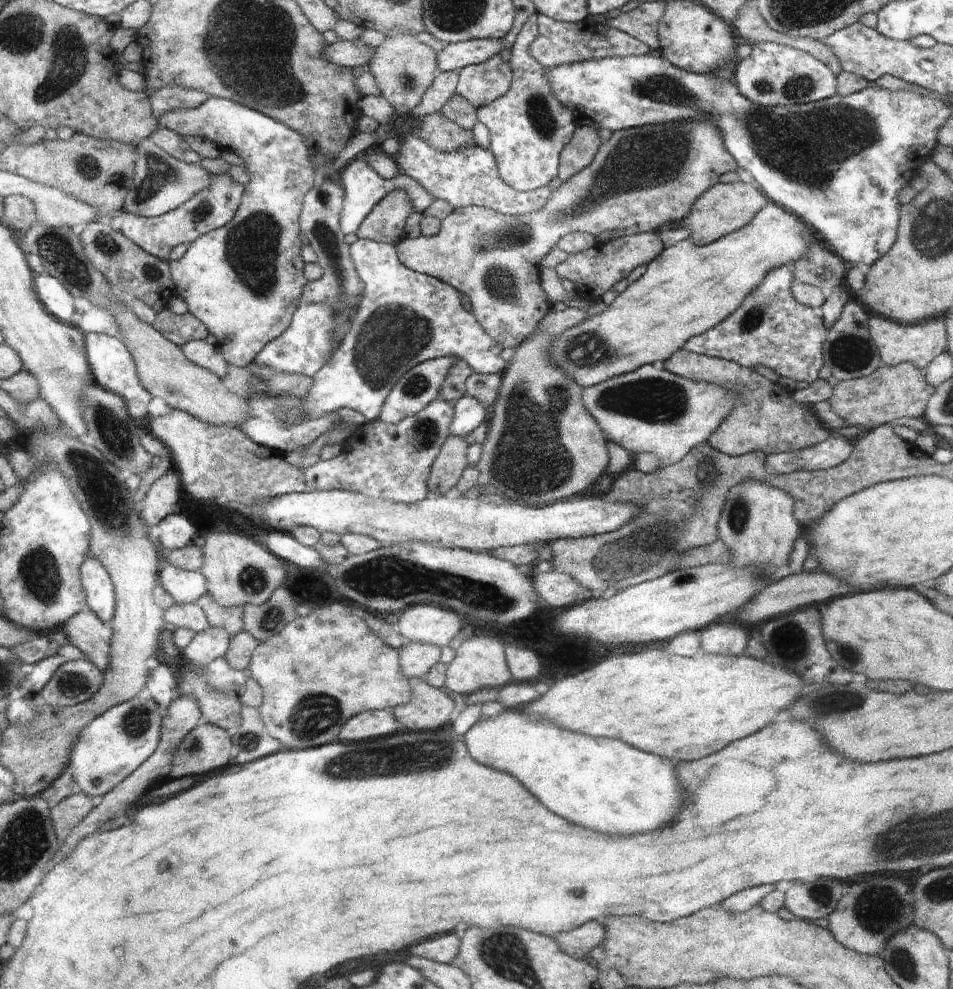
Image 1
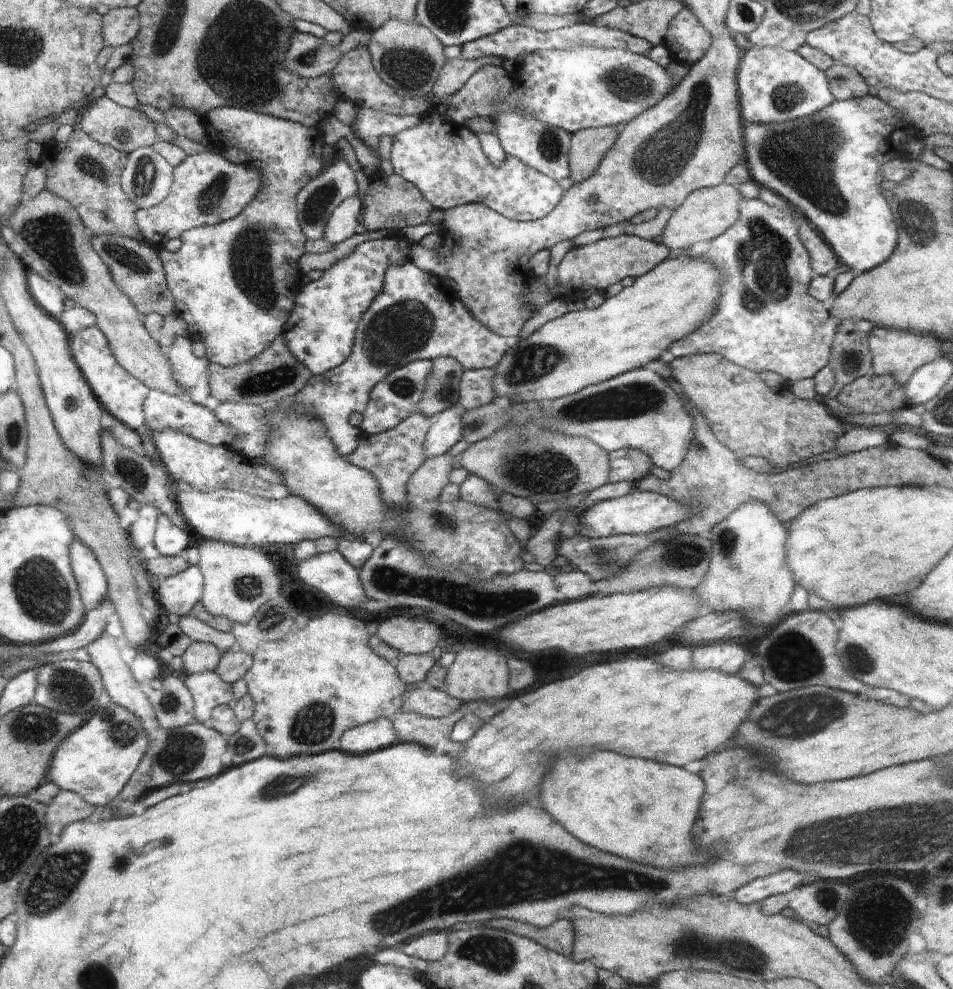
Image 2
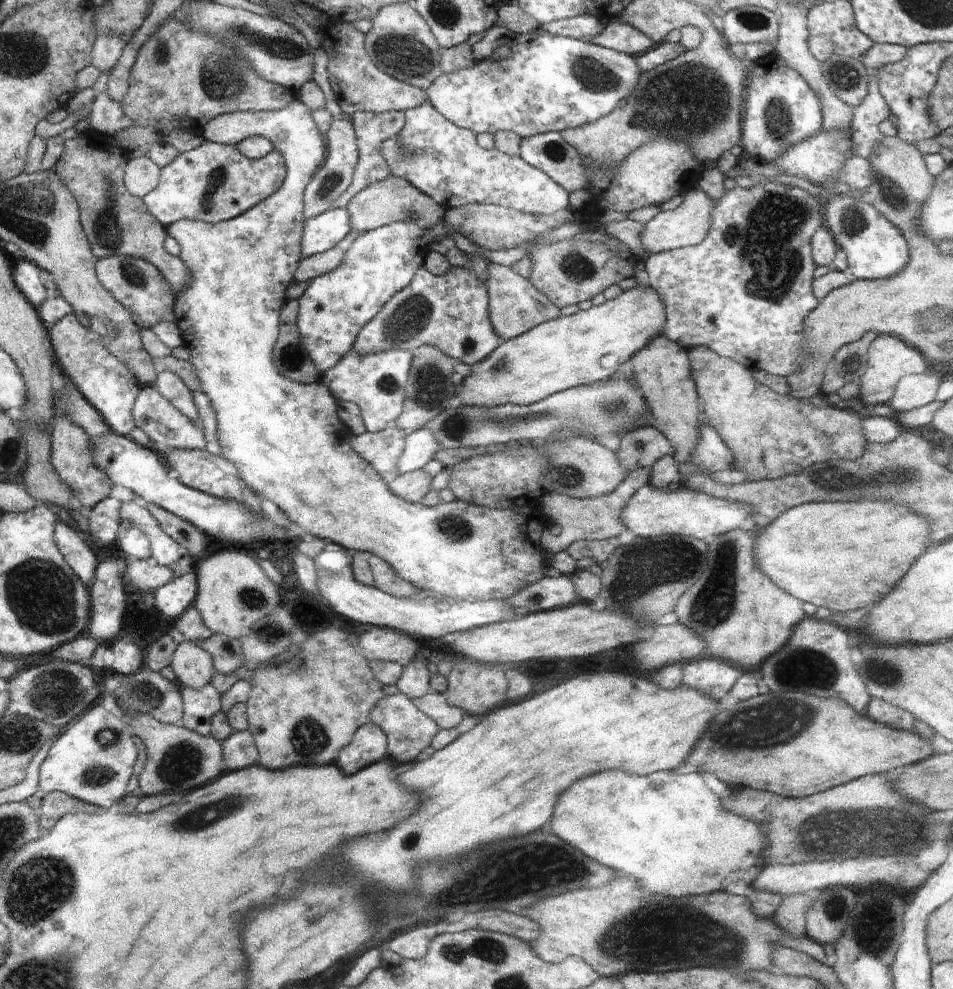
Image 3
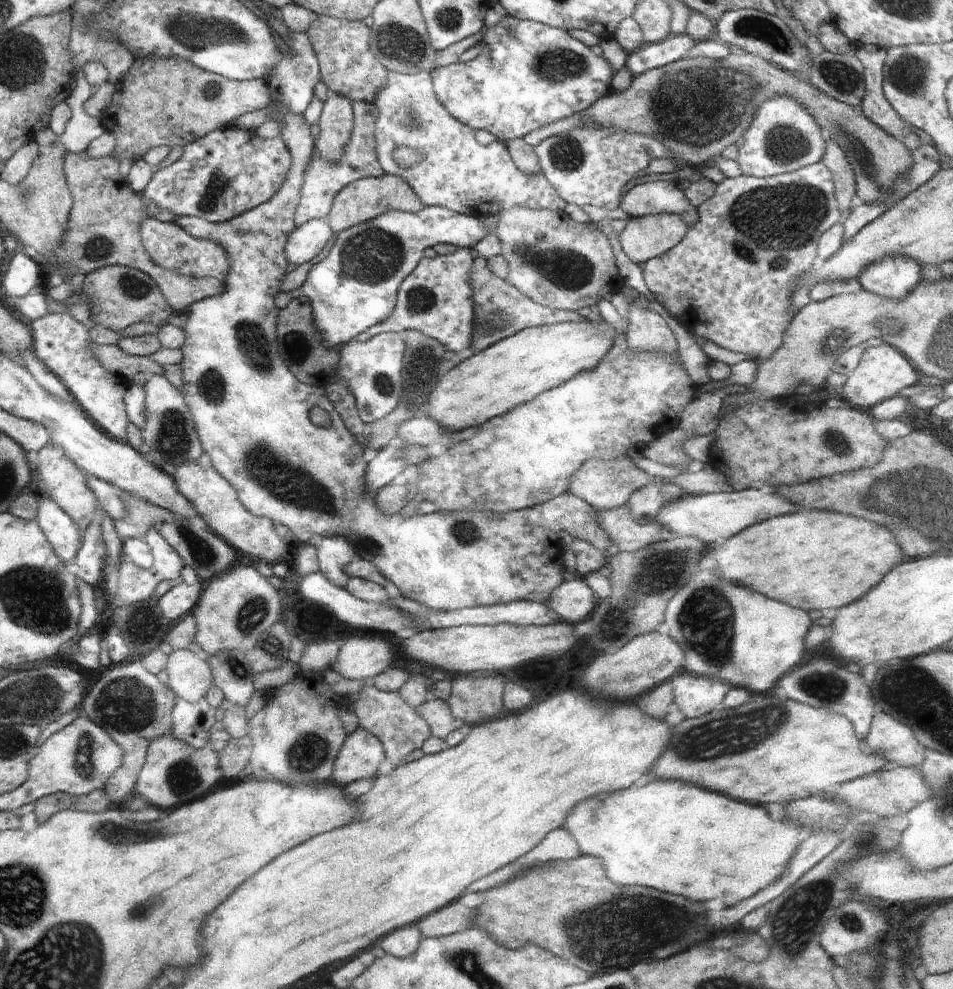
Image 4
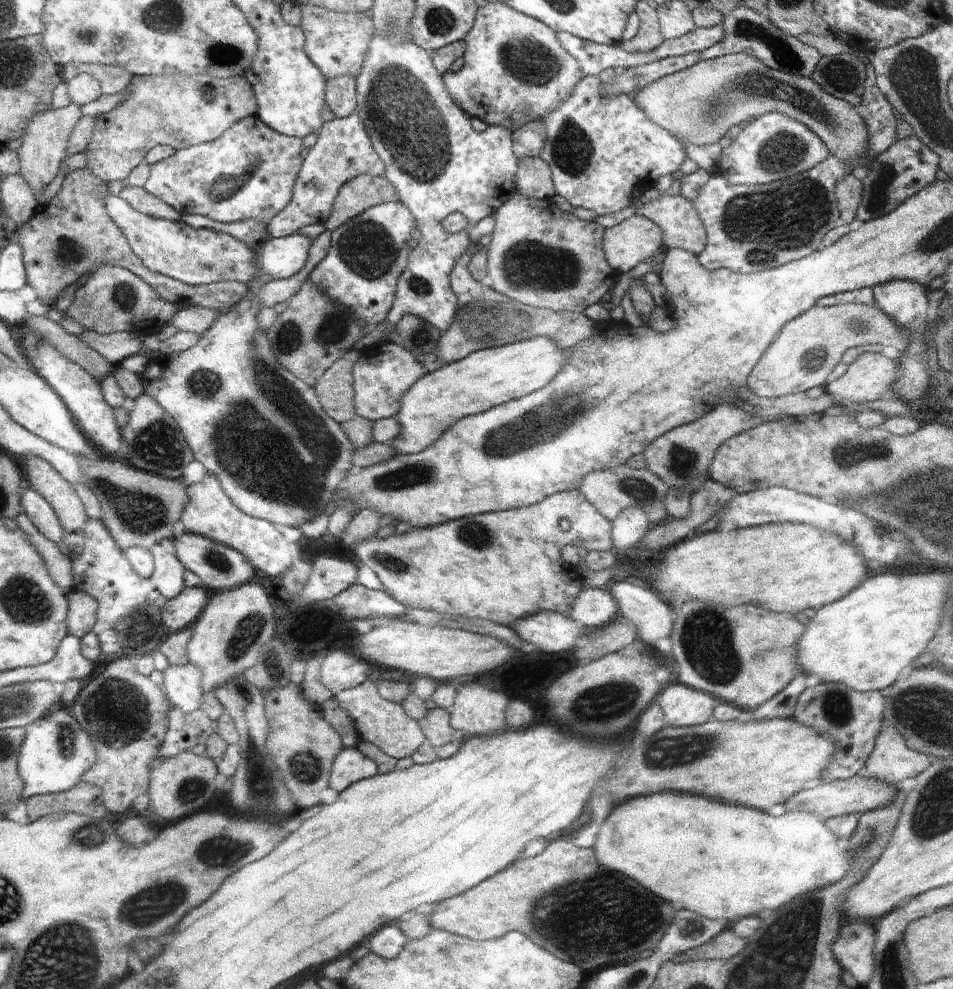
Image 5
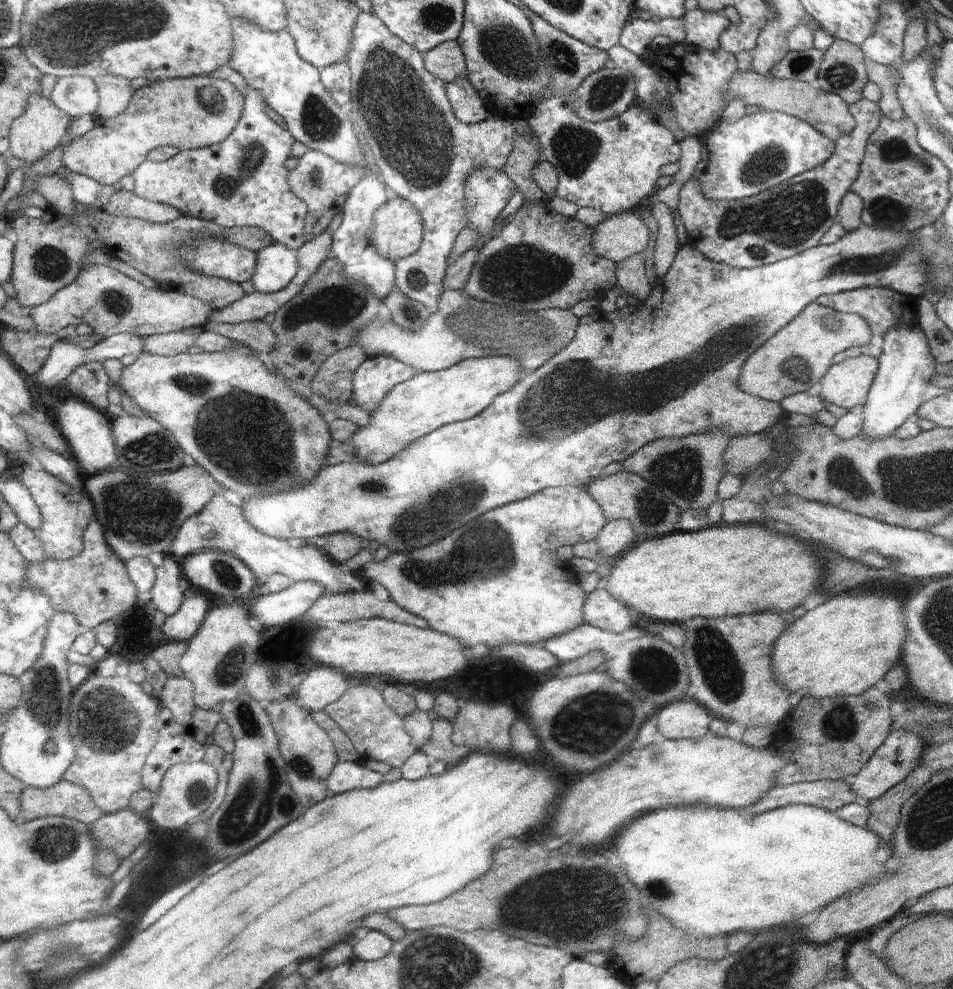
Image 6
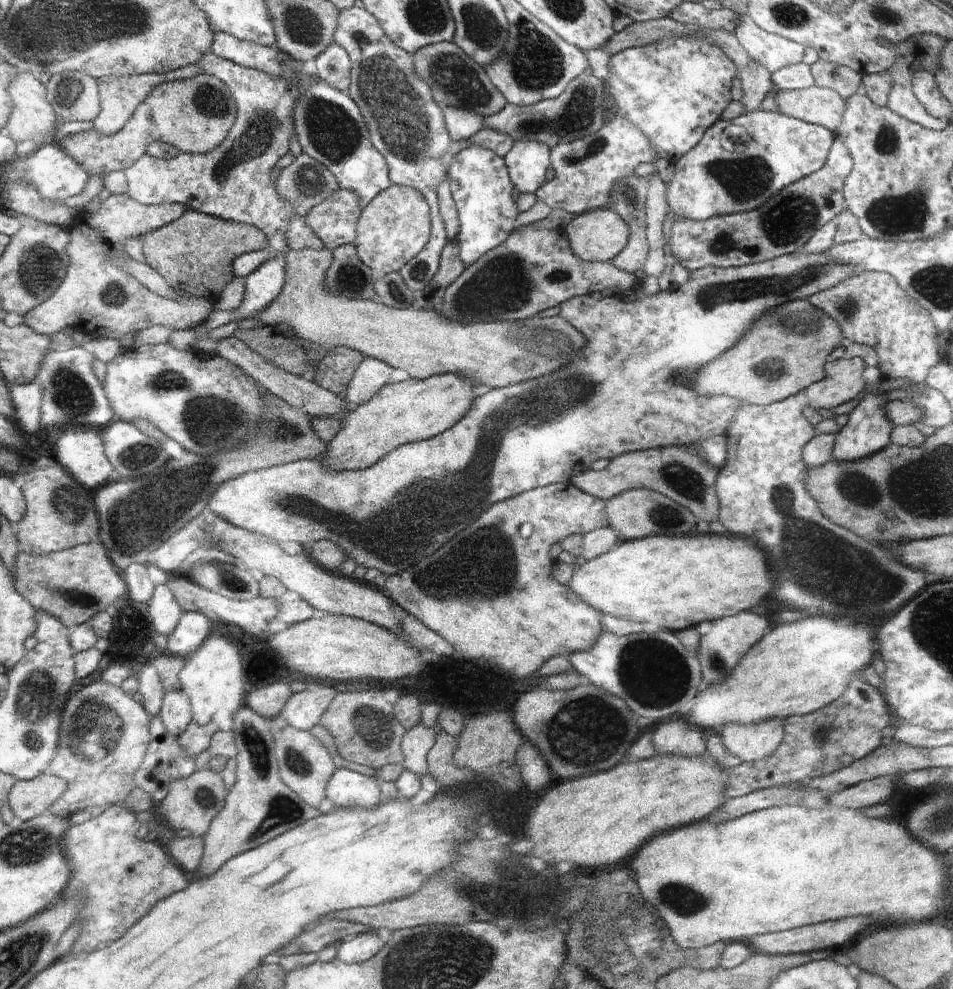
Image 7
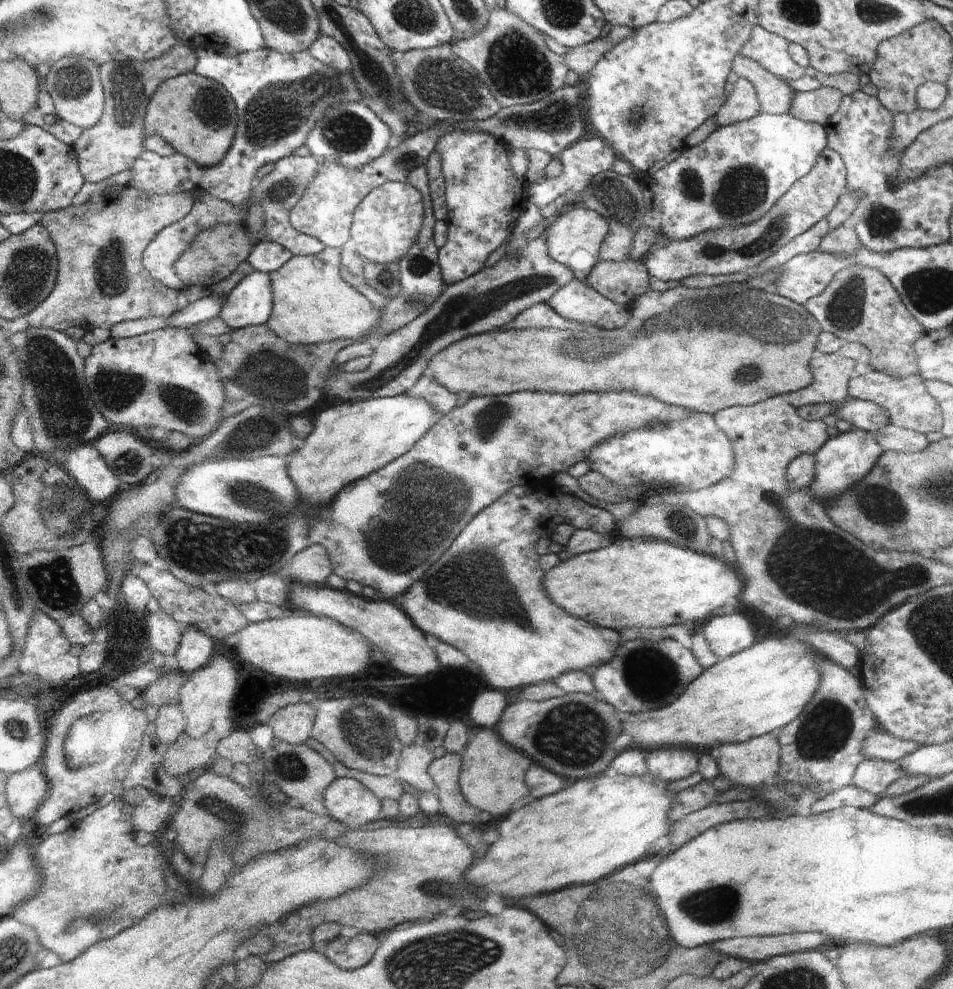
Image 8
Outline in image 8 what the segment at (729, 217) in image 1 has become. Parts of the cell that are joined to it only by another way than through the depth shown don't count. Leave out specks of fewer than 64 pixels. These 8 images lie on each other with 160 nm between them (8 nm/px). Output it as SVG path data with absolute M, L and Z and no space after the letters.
M580 204L575 205L566 214L558 213L544 232L545 243L549 255L558 262L565 264L574 273L576 279L586 283L592 267L601 261L599 257L602 243L609 234L607 219L595 210L590 210Z

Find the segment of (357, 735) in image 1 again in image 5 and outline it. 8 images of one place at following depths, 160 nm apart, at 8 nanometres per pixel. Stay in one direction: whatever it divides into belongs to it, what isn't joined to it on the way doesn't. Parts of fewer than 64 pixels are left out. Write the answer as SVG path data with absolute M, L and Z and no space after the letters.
M343 747L333 760L330 771L330 786L342 792L351 784L378 775L378 766L358 747Z

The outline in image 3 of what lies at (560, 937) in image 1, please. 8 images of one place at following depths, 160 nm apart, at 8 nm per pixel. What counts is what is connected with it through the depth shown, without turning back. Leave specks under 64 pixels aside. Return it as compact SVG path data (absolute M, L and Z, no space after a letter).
M486 910L486 912L468 912L456 924L448 926L448 932L458 933L466 930L496 930L506 935L514 936L526 943L532 942L540 930L527 916L518 915L509 911Z

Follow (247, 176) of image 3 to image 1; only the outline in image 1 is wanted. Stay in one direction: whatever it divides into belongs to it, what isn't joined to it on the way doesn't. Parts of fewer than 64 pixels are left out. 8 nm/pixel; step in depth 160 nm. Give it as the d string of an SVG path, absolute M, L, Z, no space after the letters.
M230 173L214 174L208 188L194 194L184 204L180 204L168 213L158 217L145 218L130 212L122 212L119 216L108 220L108 224L144 249L146 253L152 254L160 260L169 261L172 248L177 248L178 244L190 245L200 236L229 224L241 206L241 197L244 192L244 185L235 181Z

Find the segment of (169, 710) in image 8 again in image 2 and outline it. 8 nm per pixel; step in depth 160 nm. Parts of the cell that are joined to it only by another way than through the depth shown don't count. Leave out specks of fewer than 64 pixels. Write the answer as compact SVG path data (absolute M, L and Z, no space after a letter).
M194 641L181 656L183 658L183 673L201 673L214 671L222 659L221 650L206 641Z

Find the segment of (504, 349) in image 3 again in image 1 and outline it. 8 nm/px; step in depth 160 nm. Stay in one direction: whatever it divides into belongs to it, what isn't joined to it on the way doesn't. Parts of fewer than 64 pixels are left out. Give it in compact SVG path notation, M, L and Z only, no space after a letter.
M771 201L766 202L766 206L758 210L746 227L710 244L696 246L692 240L685 239L664 249L658 258L643 269L642 276L630 283L601 314L590 316L552 338L546 358L550 360L550 364L562 368L568 376L578 380L578 384L582 386L592 386L614 376L626 375L642 366L652 365L652 362L669 360L682 349L686 340L704 334L706 330L720 324L726 316L730 316L742 304L742 300L752 290L756 290L758 284L762 284L764 276L770 270L806 256L806 252L810 250L810 242L815 239L818 241L819 237L806 223L783 207Z

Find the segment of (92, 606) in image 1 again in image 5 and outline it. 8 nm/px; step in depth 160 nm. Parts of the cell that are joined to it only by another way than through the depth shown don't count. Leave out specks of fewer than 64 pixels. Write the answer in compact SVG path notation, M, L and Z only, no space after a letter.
M28 487L21 494L23 512L31 523L48 539L58 544L65 530L53 506L34 489Z

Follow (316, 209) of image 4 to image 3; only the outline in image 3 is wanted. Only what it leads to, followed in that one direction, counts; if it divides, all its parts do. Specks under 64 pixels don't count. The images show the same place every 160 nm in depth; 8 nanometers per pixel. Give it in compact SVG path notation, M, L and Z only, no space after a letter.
M357 111L354 115L350 116L352 125L354 126L357 148L358 148L358 164L354 168L354 174L352 174L352 184L350 188L338 198L334 200L332 209L344 208L346 204L358 193L360 190L364 190L366 186L372 186L376 182L381 182L390 176L391 170L388 168L388 164L382 158L382 152L380 152L380 146L382 142L387 139L394 142L394 150L396 157L403 161L404 159L411 158L414 155L422 154L422 150L412 149L408 147L401 139L402 128L404 127L404 114L402 111L389 111L389 112L369 112L369 111Z

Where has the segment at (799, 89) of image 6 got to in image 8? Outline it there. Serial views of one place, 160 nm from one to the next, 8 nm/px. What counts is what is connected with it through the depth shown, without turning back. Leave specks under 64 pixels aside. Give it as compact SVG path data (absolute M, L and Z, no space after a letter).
M825 86L813 91L798 91L794 93L788 113L824 126L838 110L843 96L839 90Z

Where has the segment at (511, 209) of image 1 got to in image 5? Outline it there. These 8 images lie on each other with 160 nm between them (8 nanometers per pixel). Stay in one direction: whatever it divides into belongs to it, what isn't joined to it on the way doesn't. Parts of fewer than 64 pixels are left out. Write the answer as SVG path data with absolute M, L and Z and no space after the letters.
M374 34L370 41L369 51L365 54L364 62L362 63L361 69L355 78L355 89L357 92L357 107L356 114L362 119L363 125L366 127L366 132L369 134L370 140L372 141L376 154L380 157L380 160L384 163L385 178L388 179L394 188L398 191L399 202L406 205L414 220L417 222L417 228L422 234L422 238L415 242L412 250L409 254L408 264L406 265L405 271L402 272L400 278L397 280L397 291L393 302L391 312L387 314L387 317L380 323L376 328L369 330L366 336L363 336L360 340L357 340L353 344L352 349L362 352L365 348L373 347L375 344L382 342L384 336L392 333L394 326L398 324L398 321L406 314L419 316L423 318L428 324L435 326L440 332L445 333L454 322L454 317L457 315L457 294L451 289L449 281L450 273L453 271L454 265L457 260L467 251L467 248L471 244L467 231L460 233L449 233L446 232L441 225L442 219L446 218L449 214L459 212L467 218L470 226L476 224L481 218L492 215L496 212L497 208L500 208L509 198L518 194L517 188L515 187L516 173L517 173L517 156L513 151L513 142L511 139L512 131L499 127L496 125L488 125L487 129L478 133L474 131L470 124L470 117L461 109L458 108L457 104L450 98L450 95L446 92L446 78L442 78L442 75L437 71L437 68L433 65L431 59L431 52L420 48L414 43L408 43L405 45L392 45L384 37L378 34Z

